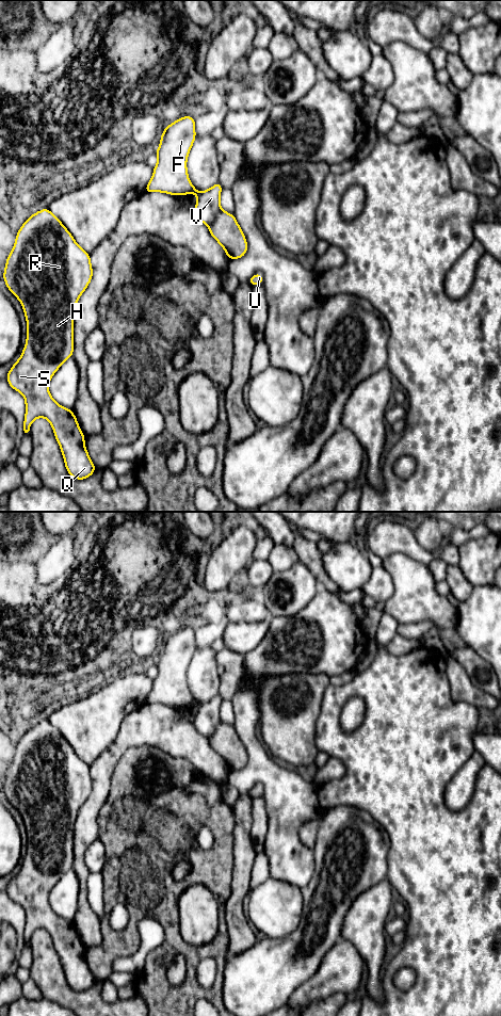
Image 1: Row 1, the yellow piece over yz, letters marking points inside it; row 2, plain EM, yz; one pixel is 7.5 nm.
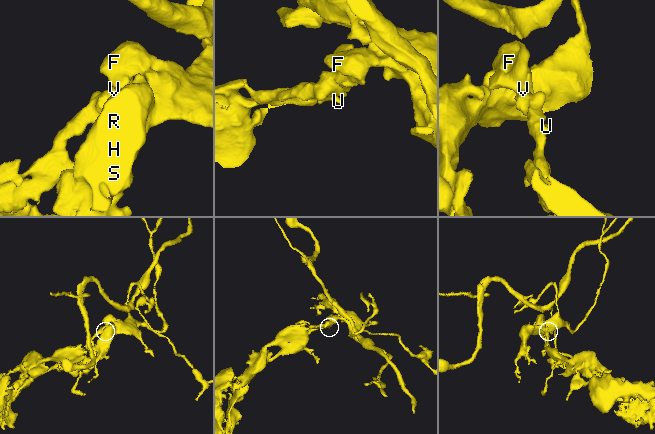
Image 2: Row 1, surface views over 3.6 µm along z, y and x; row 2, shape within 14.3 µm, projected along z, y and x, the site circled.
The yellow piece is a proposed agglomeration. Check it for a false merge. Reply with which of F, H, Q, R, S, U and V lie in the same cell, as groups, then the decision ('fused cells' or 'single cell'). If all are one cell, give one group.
F H Q R S V / U; fused cells

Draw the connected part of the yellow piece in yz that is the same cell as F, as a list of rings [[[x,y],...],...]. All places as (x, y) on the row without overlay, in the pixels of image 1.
[[[183,628],[163,641],[160,658],[156,661],[158,675],[144,705],[163,704],[171,707],[194,705],[197,708],[195,728],[204,736],[210,737],[221,722],[220,707],[223,698],[219,693],[209,701],[199,704],[191,695],[187,671],[195,650],[193,628]]]

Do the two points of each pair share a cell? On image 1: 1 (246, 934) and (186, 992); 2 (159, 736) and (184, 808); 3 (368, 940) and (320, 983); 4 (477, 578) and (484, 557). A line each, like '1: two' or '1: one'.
1: two
2: two
3: two
4: one

